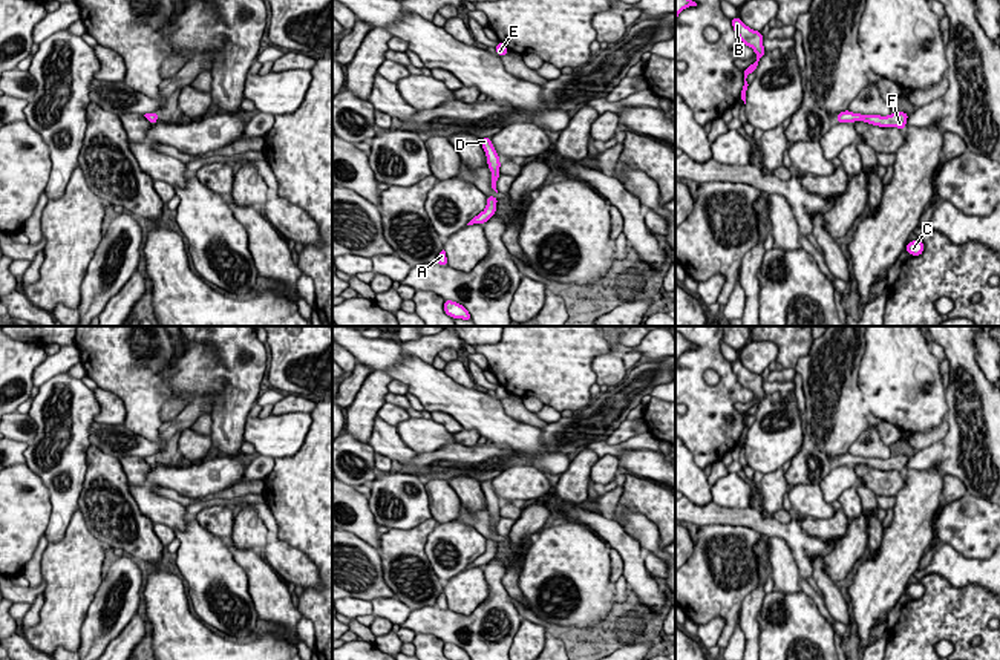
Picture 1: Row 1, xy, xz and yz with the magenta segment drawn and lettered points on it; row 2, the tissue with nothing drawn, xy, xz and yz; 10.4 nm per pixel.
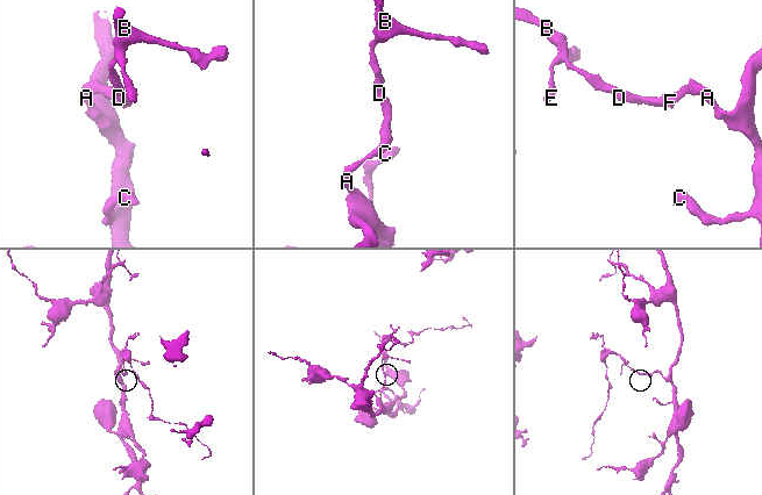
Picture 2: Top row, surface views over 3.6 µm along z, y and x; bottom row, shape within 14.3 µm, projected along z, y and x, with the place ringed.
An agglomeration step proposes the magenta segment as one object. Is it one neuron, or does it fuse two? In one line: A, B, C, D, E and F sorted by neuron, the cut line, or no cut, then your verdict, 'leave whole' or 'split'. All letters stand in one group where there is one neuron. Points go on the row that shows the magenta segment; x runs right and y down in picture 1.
A B C D E F | no cut | leave whole

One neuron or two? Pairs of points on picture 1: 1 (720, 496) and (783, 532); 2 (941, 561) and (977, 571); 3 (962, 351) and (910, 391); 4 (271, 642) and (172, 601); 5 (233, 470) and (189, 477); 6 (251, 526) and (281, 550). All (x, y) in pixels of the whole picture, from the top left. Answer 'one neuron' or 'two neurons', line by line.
1: two neurons
2: one neuron
3: two neurons
4: one neuron
5: one neuron
6: two neurons

